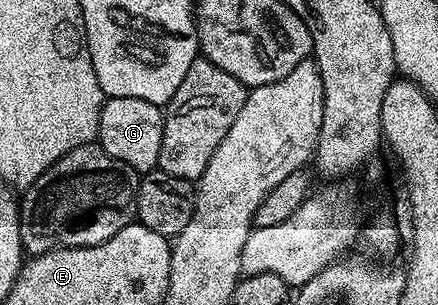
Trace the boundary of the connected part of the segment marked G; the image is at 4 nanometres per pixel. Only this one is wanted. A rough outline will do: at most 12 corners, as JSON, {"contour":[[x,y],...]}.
{"contour":[[103,101],[96,142],[136,171],[158,165],[163,107]]}

